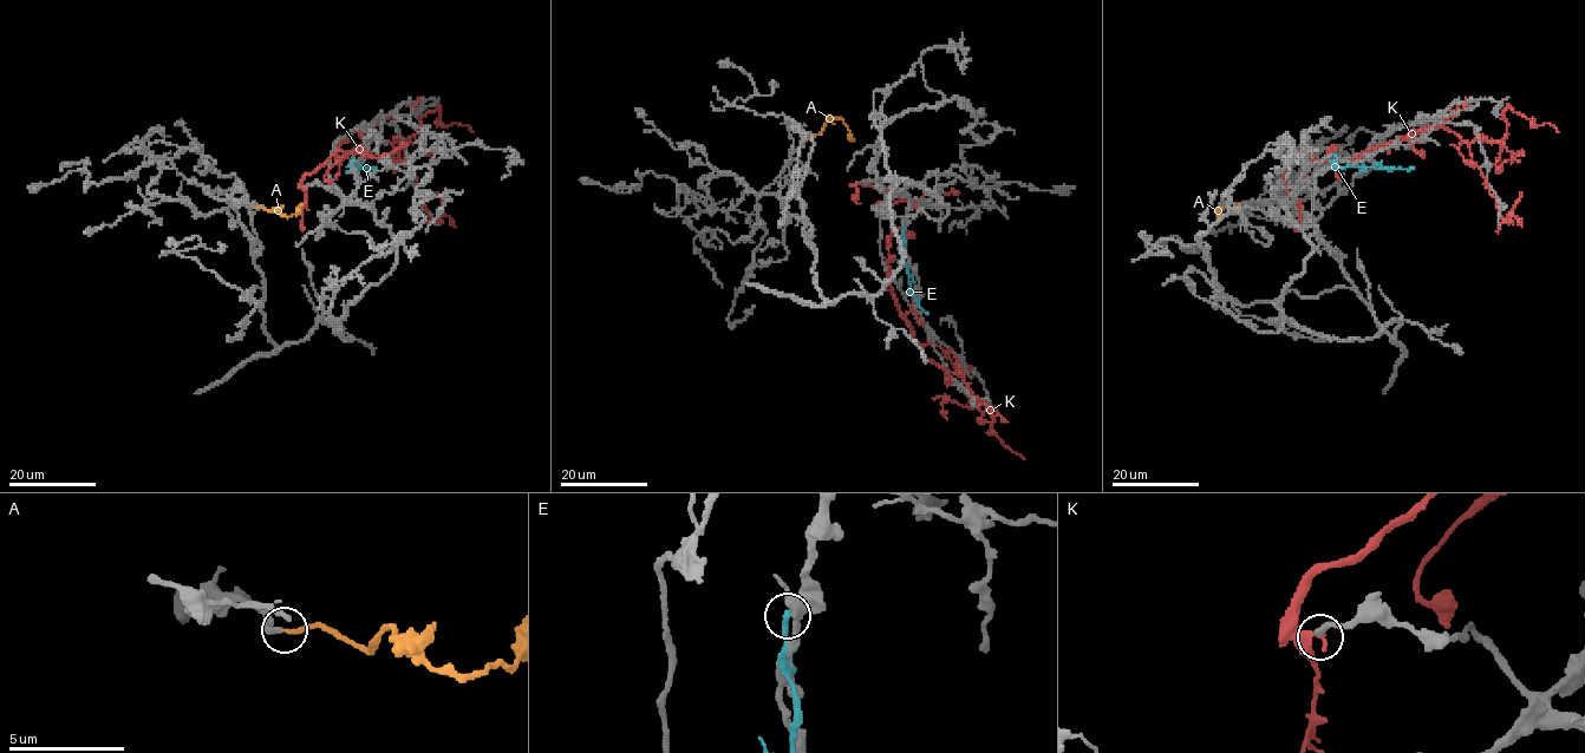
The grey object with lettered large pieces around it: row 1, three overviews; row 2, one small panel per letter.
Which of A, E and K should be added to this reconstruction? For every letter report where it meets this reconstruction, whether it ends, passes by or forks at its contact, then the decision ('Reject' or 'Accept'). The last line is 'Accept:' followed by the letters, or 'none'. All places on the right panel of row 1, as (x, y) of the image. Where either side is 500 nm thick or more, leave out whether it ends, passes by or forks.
A: Touches grey at (1239, 208). It ends there. Accept
E: Touches grey at (1324, 169). It ends there. Reject
K: Touches grey at (1283, 187). It ends there. Reject
Accept: A

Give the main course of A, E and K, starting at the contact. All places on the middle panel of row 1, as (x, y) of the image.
A: (806, 139), (820, 132), (828, 120), (840, 117), (853, 142)
E: (904, 224), (904, 262), (911, 294), (927, 313)
K: (858, 183), (899, 200), (888, 208), (889, 286), (913, 339), (971, 407), (984, 403), (991, 430), (1024, 458)

